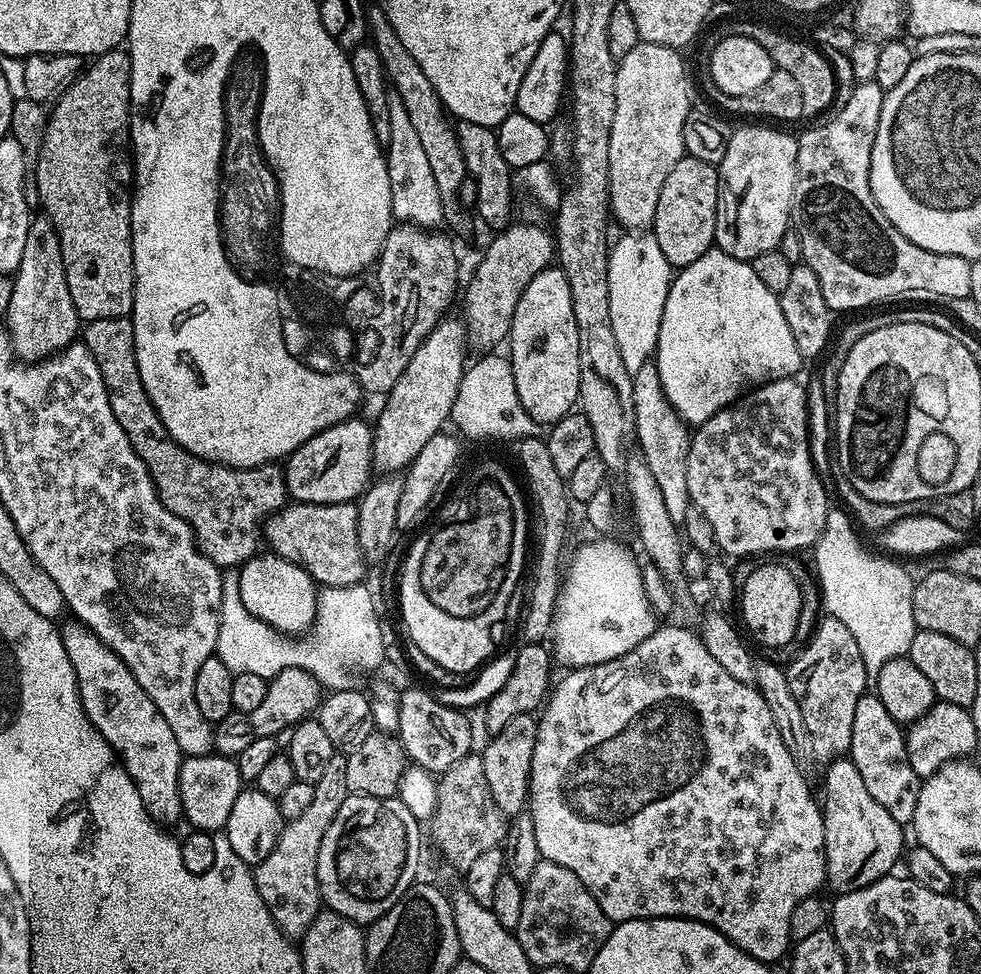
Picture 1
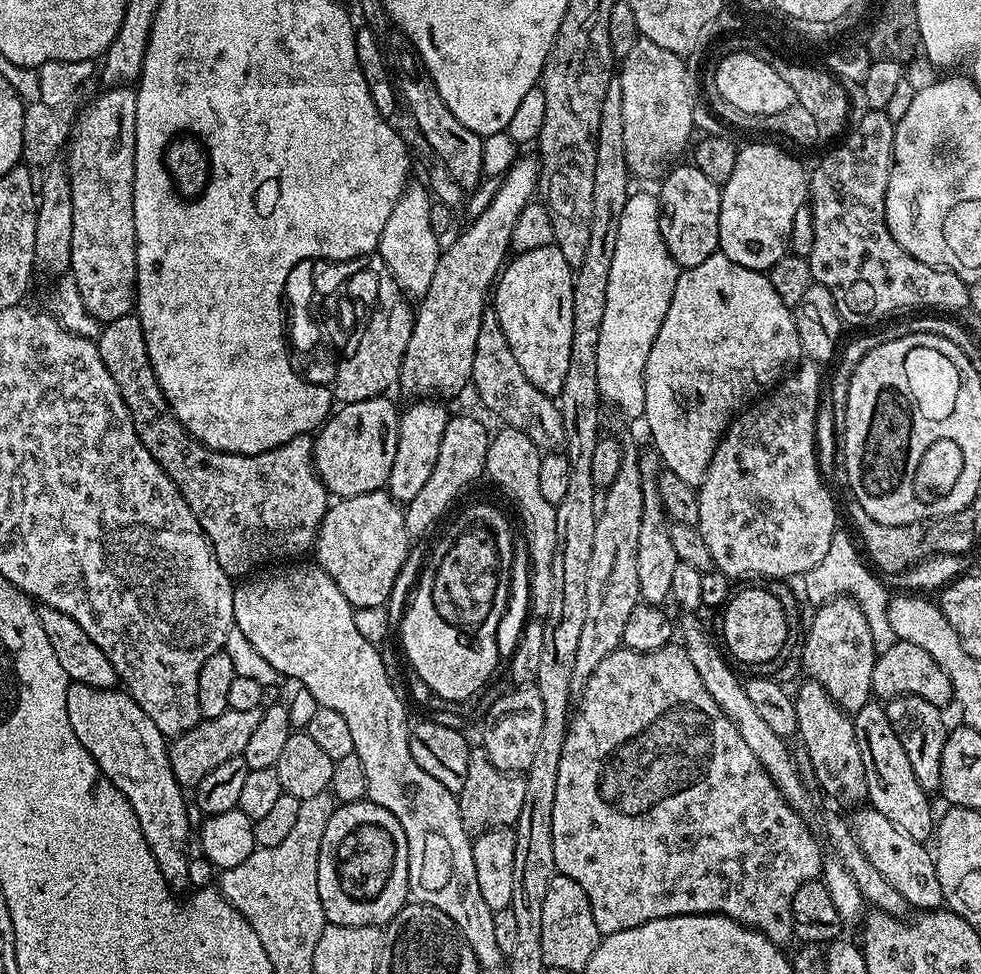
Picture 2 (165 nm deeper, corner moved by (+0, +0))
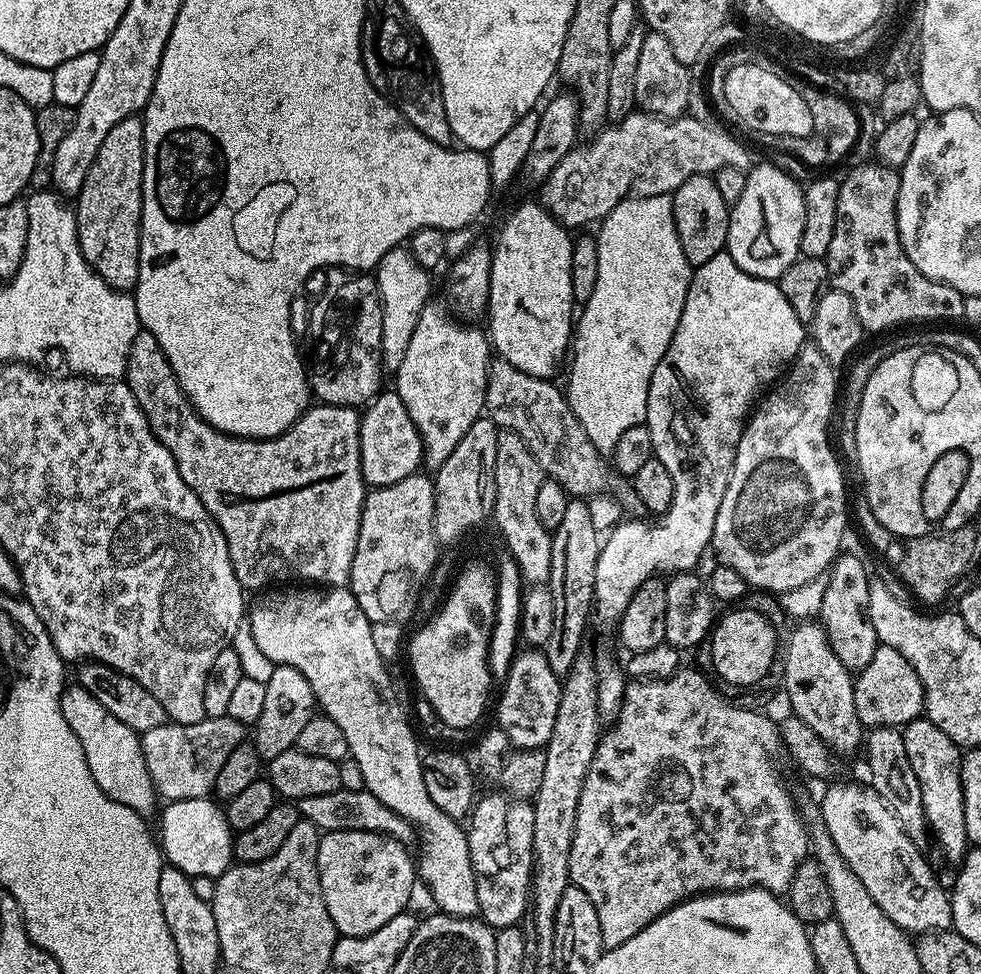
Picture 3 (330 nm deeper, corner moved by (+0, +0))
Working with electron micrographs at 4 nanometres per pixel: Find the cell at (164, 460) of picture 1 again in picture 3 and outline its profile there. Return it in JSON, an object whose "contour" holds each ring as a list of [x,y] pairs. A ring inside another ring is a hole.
{"contour":[[[143,330],[134,338],[134,346],[130,346],[126,382],[142,410],[142,414],[146,414],[146,422],[150,422],[150,430],[158,438],[158,442],[162,442],[162,446],[166,446],[166,450],[170,450],[174,462],[178,466],[178,474],[182,478],[182,482],[186,482],[186,486],[190,486],[190,490],[194,490],[194,494],[198,494],[202,506],[206,506],[212,520],[222,530],[222,534],[226,538],[230,562],[234,566],[234,574],[238,578],[241,588],[264,590],[269,586],[279,585],[281,582],[311,582],[316,586],[347,585],[350,578],[350,566],[354,562],[354,550],[358,546],[358,526],[362,518],[362,506],[366,495],[362,462],[360,461],[361,413],[357,409],[317,403],[315,406],[309,407],[308,411],[303,412],[282,435],[274,436],[270,440],[248,440],[244,436],[228,436],[224,432],[217,432],[198,415],[195,406],[186,398],[166,354],[162,354],[162,346],[158,346],[158,338],[154,338],[154,334]]]}

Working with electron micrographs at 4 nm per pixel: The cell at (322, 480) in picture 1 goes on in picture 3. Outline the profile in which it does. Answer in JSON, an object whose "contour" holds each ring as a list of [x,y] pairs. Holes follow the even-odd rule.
{"contour":[[[384,390],[363,409],[360,418],[360,461],[365,485],[385,488],[402,478],[417,475],[424,462],[422,438],[406,414],[402,398],[394,390]]]}

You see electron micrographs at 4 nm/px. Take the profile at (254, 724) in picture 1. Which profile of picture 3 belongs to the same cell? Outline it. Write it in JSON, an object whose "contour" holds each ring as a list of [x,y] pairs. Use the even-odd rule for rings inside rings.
{"contour":[[[228,715],[209,716],[196,724],[169,722],[143,732],[140,745],[157,797],[168,802],[207,797],[215,789],[218,770],[222,770],[234,746],[245,743],[244,732],[245,725]]]}

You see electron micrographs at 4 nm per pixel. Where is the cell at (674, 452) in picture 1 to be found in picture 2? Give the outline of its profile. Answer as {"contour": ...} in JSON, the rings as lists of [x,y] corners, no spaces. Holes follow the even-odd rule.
{"contour":[[[645,451],[640,458],[642,478],[642,526],[638,529],[638,582],[643,603],[663,605],[669,599],[674,568],[677,563],[674,542],[670,542],[670,521],[660,497],[658,481],[662,471],[662,461],[655,451]]]}

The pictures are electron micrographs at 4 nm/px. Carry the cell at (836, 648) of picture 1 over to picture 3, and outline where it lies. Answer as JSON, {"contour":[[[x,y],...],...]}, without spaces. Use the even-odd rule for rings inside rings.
{"contour":[[[841,554],[836,557],[826,575],[826,594],[822,594],[818,620],[828,636],[834,654],[838,654],[838,662],[842,662],[842,666],[855,674],[867,666],[870,658],[874,658],[874,650],[878,647],[874,622],[870,622],[868,613],[870,573],[858,557]]]}

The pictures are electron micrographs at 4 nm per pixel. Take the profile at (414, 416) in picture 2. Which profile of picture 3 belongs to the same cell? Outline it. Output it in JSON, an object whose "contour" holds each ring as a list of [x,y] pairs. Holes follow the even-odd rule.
{"contour":[[[436,298],[429,299],[418,318],[418,326],[414,326],[414,338],[410,338],[410,346],[406,350],[406,358],[402,358],[402,366],[394,373],[394,391],[406,406],[406,414],[414,422],[424,447],[423,467],[435,470],[454,454],[454,446],[462,442],[466,430],[474,426],[474,422],[485,415],[484,399],[486,398],[486,382],[488,366],[494,356],[490,351],[490,340],[483,327],[473,326],[457,318],[450,311],[447,303],[439,304]]]}

